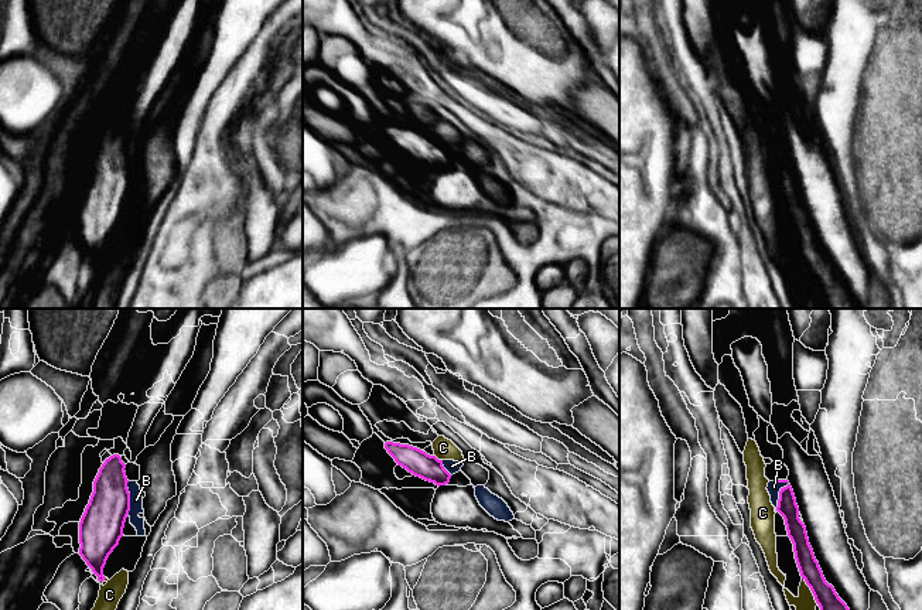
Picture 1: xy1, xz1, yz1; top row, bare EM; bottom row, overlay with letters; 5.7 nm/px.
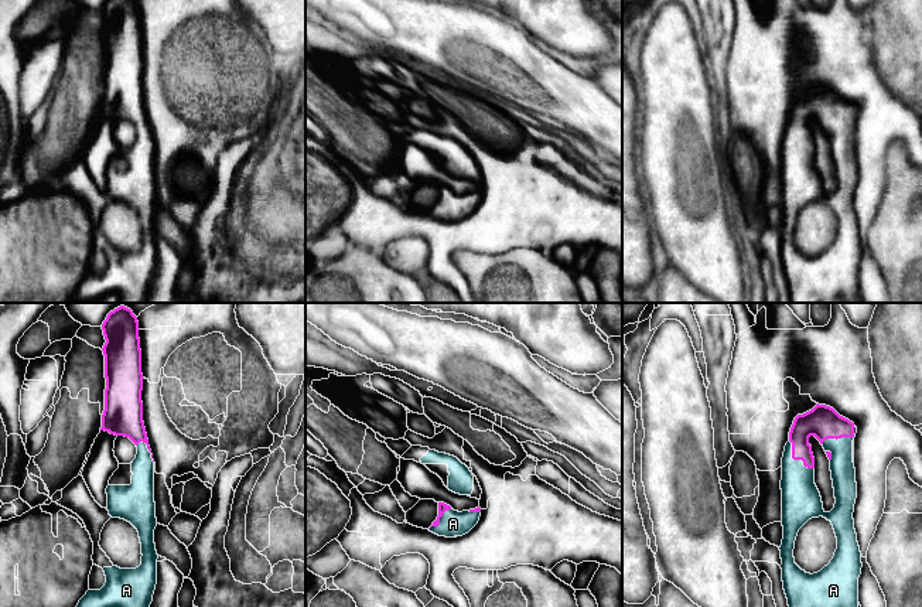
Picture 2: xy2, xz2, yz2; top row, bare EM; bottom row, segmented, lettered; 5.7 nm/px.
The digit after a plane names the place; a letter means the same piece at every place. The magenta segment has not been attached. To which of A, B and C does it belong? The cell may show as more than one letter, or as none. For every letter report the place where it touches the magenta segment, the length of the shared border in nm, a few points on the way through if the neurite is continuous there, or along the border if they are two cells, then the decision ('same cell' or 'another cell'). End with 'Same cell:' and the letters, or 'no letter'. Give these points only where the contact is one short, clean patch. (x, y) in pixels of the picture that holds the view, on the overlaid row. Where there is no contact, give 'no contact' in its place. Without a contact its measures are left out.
A: yz2 (795, 459) | 220 nm | same cell
B: yz1 (779, 497) | 190 nm | along yz1 (788, 481), (779, 491), (777, 511) | another cell
C: yz1 (810, 589) | 180 nm | another cell
Same cell: A

